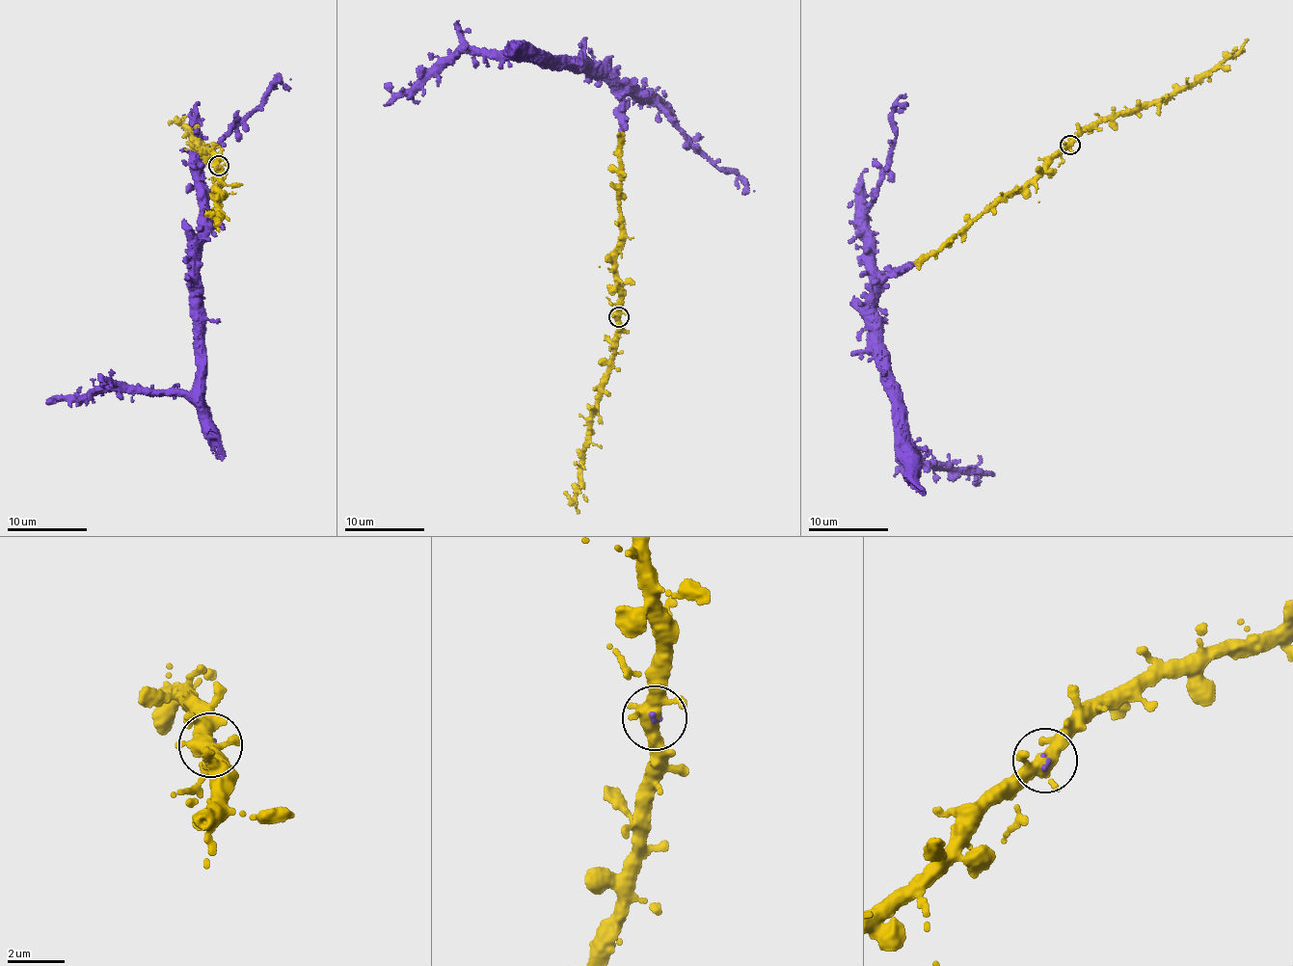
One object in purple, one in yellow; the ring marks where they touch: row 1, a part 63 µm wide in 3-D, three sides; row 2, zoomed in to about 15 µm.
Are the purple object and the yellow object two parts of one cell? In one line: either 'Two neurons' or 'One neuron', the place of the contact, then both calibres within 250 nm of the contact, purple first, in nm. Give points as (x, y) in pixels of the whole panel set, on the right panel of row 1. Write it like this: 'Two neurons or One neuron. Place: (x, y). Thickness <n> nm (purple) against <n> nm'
One neuron. Place: (1069, 145). Thickness 140 nm (purple) against 360 nm

